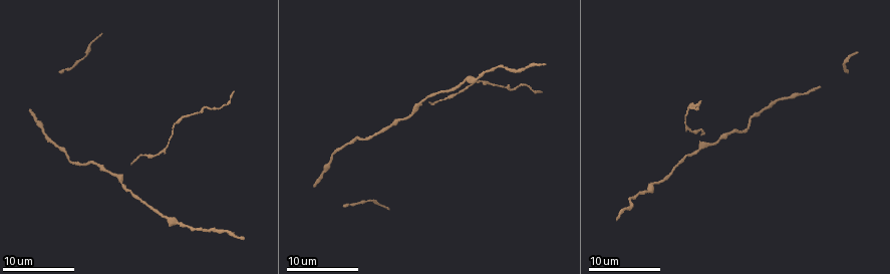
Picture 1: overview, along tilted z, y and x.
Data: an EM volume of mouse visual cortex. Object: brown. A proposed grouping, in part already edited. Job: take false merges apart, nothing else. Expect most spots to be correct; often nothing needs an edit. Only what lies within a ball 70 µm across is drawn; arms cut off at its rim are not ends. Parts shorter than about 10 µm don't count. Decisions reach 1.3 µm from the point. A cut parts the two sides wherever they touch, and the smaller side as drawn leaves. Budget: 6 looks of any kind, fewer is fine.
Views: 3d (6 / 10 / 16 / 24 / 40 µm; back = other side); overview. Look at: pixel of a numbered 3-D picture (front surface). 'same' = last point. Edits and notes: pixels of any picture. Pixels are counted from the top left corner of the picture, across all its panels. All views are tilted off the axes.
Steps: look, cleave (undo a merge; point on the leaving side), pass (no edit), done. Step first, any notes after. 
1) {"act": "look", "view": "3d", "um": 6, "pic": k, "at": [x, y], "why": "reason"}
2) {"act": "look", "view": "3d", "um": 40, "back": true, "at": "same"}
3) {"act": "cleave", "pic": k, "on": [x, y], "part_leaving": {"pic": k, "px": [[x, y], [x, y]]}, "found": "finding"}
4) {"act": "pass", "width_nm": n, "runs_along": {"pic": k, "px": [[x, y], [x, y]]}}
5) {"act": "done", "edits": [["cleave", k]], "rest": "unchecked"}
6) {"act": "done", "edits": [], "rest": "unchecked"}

{"act": "look", "view": "3d", "um": 6, "pic": 1, "at": [685, 127], "why": "calibre changes"}

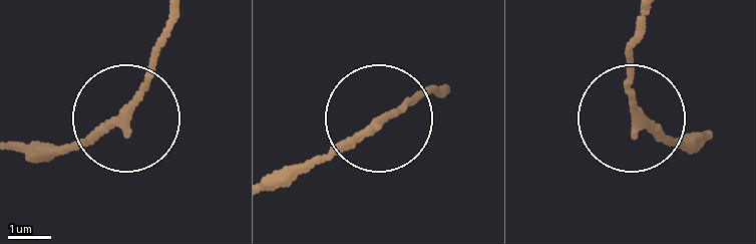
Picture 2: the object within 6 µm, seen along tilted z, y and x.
{"act": "pass", "width_nm": 180, "runs_along": {"pic": 2, "px": [[276, 188], [357, 146], [427, 89]]}, "found": "all the same cell"}

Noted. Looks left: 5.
{"act": "look", "view": "3d", "um": 16, "pic": 1, "at": [121, 178]}

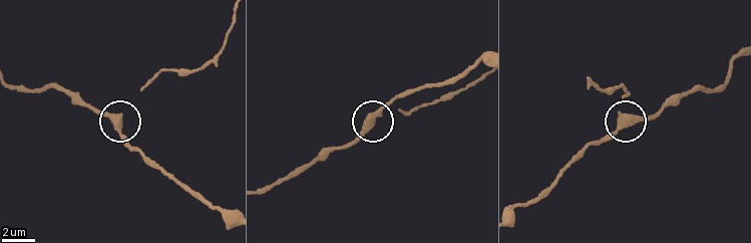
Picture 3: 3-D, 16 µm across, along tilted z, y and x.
{"act": "pass", "width_nm": 450, "runs_along": {"pic": 3, "px": [[47, 85], [78, 96], [116, 122], [134, 148]]}, "found": "continuous, no second cell"}

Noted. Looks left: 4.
{"act": "look", "view": "3d", "um": 10, "pic": 1, "at": [381, 130]}

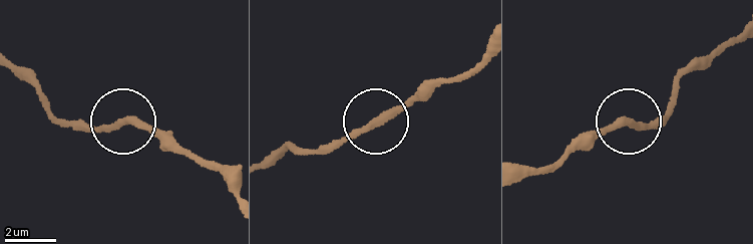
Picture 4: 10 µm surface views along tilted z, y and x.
{"act": "pass", "width_nm": 260, "runs_along": {"pic": 4, "px": [[374, 124], [427, 83]]}, "found": "all the same cell"}

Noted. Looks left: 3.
{"act": "done", "edits": [], "rest": "unchecked"}

